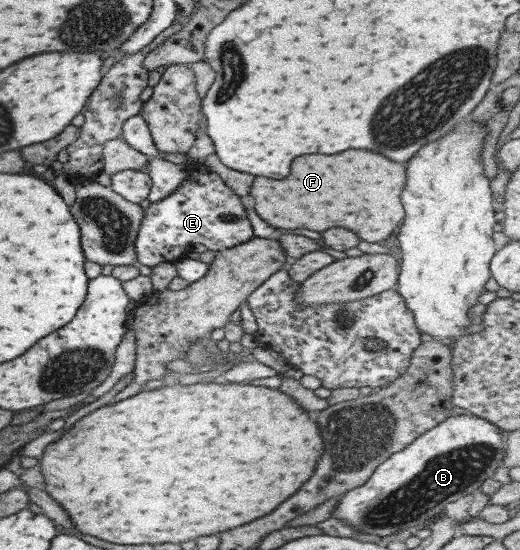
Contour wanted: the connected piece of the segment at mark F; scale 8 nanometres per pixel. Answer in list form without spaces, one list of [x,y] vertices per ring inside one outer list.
[[[351,149],[351,151],[347,151],[347,153],[337,153],[337,155],[331,155],[331,157],[327,157],[327,155],[303,155],[303,157],[297,157],[297,159],[293,161],[289,177],[285,177],[285,179],[281,179],[281,181],[257,177],[252,185],[253,189],[249,191],[248,195],[253,197],[253,203],[255,203],[255,205],[263,205],[263,207],[253,207],[253,211],[255,211],[263,221],[267,221],[271,227],[275,227],[275,229],[325,231],[325,229],[329,229],[329,227],[343,227],[343,229],[353,231],[359,239],[363,239],[363,241],[367,241],[367,243],[379,244],[380,241],[386,240],[385,237],[388,239],[394,236],[389,235],[389,233],[391,233],[391,231],[395,229],[395,225],[401,223],[401,219],[403,219],[403,209],[401,209],[401,203],[399,203],[399,193],[401,193],[403,187],[405,187],[405,167],[399,165],[399,163],[393,163],[393,161],[389,161],[389,159],[385,159],[385,157],[377,155],[377,153],[371,153],[371,151],[355,151],[355,149]]]

